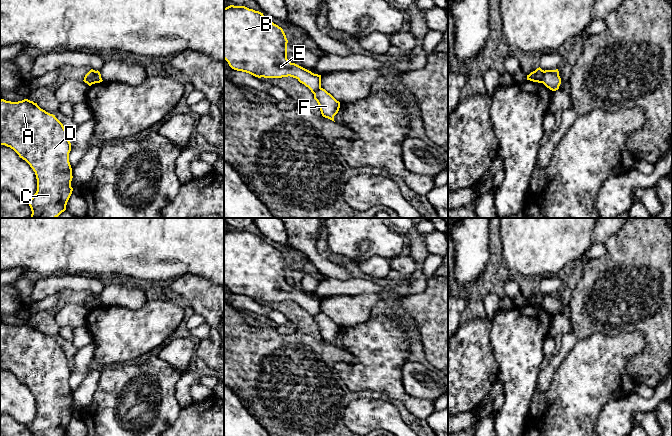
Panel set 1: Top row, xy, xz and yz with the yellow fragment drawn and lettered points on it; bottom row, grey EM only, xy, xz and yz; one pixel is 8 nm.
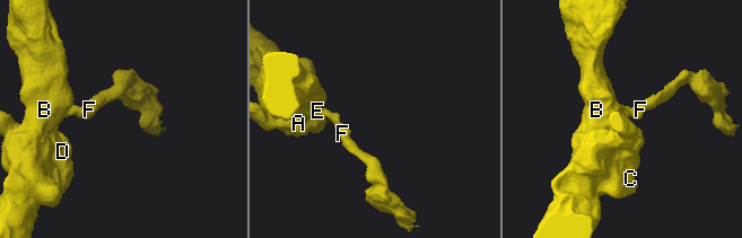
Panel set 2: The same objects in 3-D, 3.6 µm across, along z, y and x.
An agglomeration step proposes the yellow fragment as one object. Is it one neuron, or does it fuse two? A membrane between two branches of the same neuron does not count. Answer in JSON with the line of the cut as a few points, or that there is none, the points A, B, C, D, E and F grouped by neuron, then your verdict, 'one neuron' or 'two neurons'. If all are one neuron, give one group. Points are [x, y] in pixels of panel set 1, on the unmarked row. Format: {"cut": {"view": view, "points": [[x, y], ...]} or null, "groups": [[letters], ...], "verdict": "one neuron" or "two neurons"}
{"cut": {"view": "xy", "points": [[95, 295], [92, 307]]}, "groups": [["A", "B", "C", "D", "E"], ["F"]], "verdict": "two neurons"}

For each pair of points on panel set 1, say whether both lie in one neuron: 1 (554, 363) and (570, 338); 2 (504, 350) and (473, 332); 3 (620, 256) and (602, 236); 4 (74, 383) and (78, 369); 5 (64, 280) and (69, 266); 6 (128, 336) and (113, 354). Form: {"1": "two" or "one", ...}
{"1": "one", "2": "two", "3": "two", "4": "one", "5": "two", "6": "one"}

